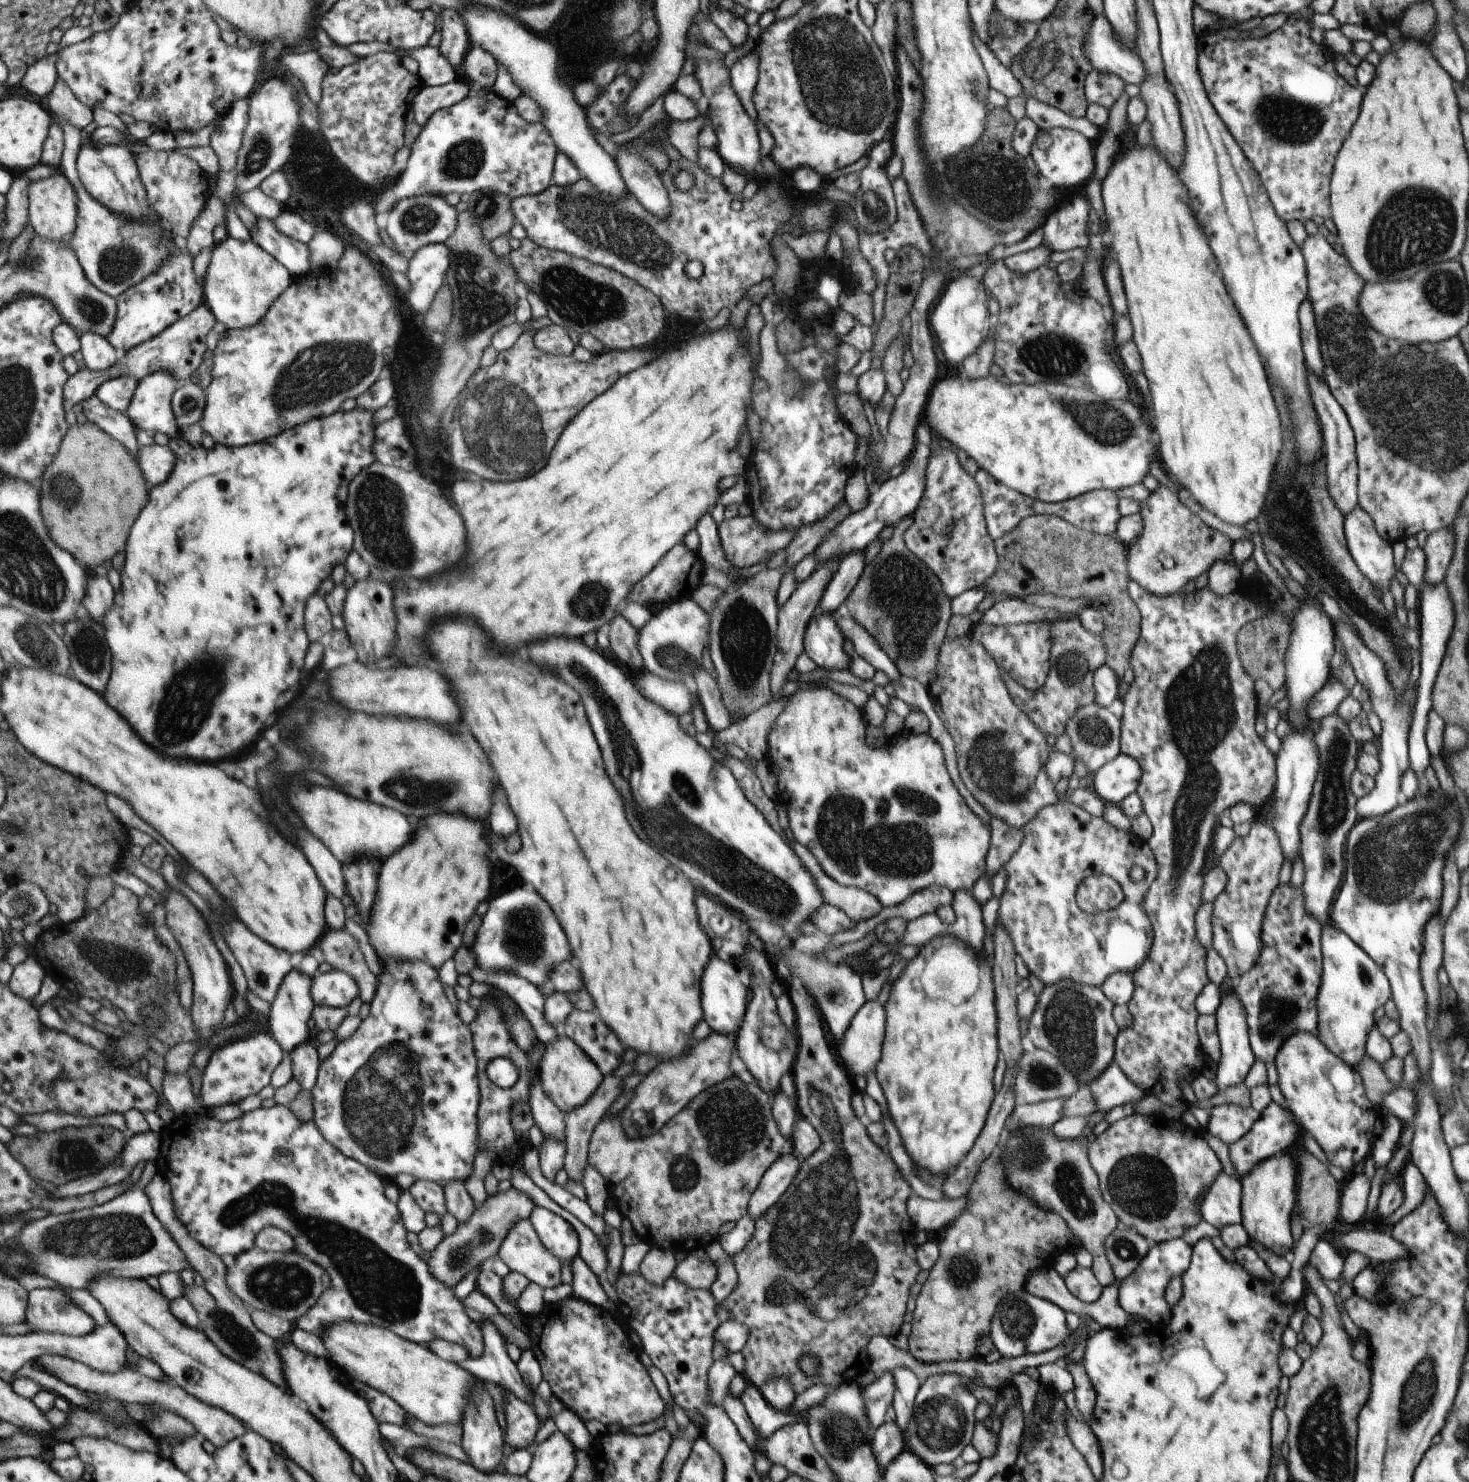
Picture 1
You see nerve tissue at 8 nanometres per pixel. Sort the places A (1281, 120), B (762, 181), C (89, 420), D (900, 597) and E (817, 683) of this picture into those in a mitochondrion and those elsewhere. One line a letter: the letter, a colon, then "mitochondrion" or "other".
A: mitochondrion
B: other
C: other
D: mitochondrion
E: other

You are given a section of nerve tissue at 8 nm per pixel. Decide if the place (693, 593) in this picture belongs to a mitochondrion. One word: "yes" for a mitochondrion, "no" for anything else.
no

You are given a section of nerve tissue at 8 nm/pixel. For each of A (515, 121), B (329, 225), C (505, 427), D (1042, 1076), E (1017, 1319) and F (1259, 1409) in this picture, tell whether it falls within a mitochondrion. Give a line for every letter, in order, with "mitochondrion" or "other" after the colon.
A: other
B: other
C: mitochondrion
D: mitochondrion
E: mitochondrion
F: other

